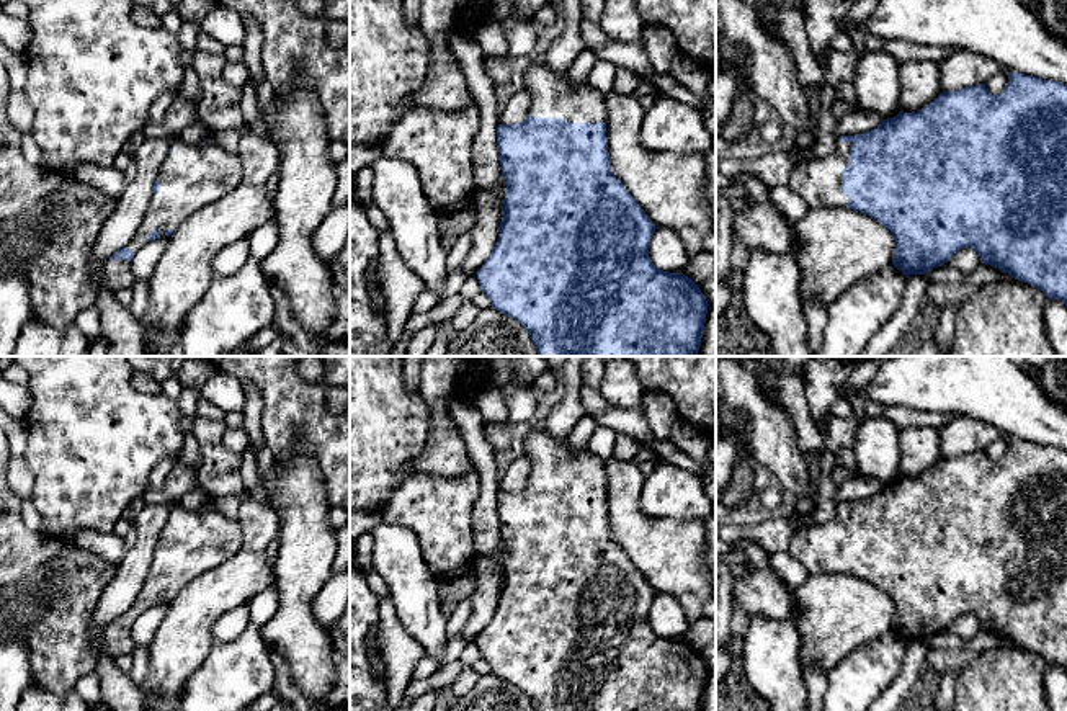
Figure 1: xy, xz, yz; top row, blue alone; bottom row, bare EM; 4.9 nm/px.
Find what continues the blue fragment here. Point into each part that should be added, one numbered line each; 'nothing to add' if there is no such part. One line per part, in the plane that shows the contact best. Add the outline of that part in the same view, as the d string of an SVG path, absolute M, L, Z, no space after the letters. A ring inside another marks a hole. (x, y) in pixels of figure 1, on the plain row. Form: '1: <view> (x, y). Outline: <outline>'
1: yz (817, 548). Outline: M837 507L830 520L797 530L789 543L789 554L812 575L846 574L848 562L842 559L842 536L848 531L851 513L851 508Z

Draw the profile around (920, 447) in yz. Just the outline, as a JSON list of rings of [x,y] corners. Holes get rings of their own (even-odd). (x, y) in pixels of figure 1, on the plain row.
[[[909,427],[900,432],[900,469],[904,479],[917,479],[943,459],[941,430]]]

